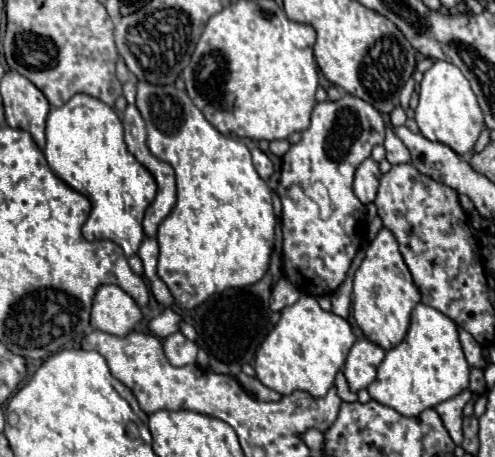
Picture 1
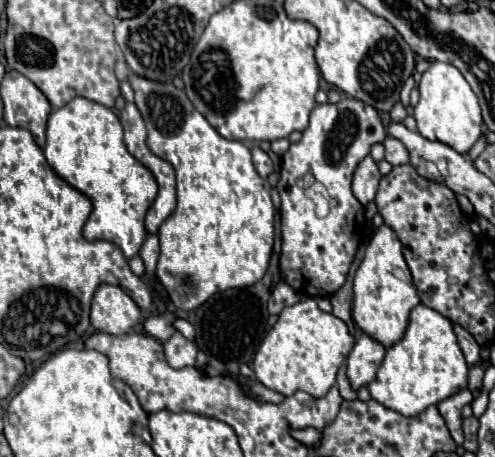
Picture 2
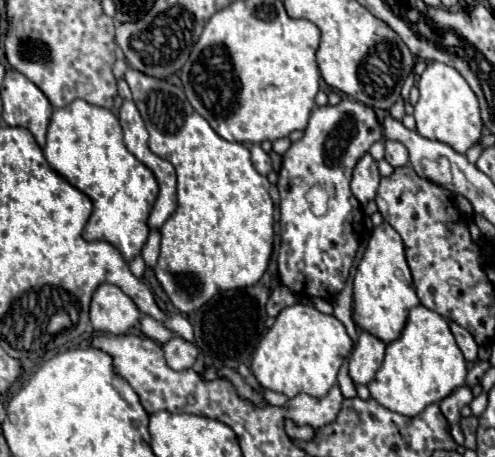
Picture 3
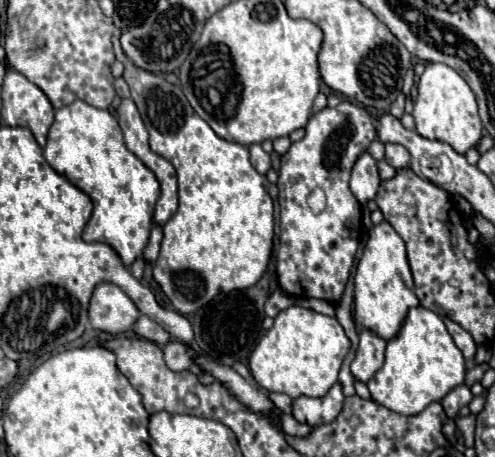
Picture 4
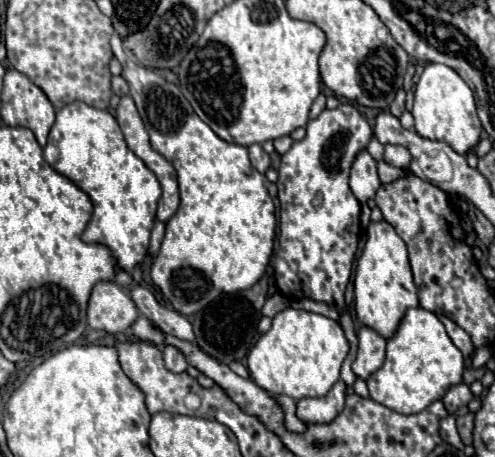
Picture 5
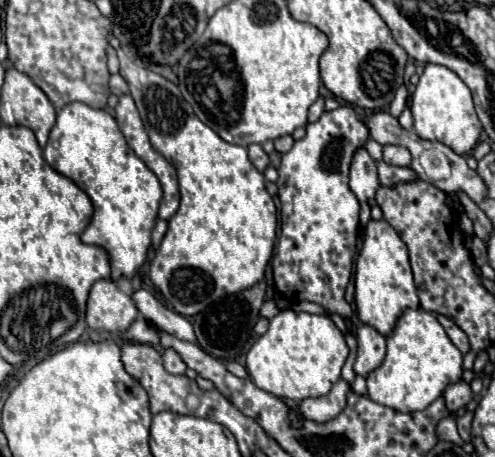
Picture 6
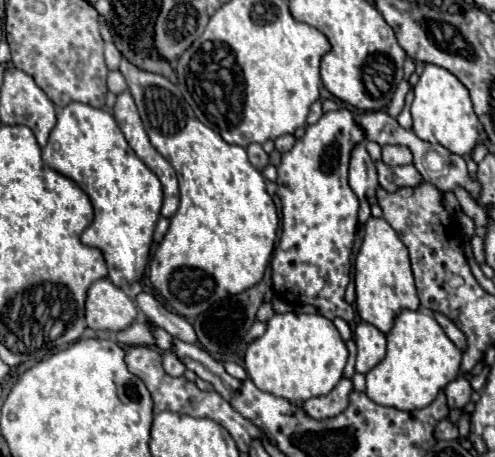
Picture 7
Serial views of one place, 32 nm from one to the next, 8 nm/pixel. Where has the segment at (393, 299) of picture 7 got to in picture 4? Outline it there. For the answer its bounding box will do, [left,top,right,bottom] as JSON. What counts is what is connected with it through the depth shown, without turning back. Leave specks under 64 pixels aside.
[354,222,418,340]

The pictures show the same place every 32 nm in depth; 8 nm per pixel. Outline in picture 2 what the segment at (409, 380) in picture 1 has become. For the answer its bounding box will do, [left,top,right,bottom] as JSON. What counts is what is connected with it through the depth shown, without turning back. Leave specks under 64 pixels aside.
[368,304,468,416]

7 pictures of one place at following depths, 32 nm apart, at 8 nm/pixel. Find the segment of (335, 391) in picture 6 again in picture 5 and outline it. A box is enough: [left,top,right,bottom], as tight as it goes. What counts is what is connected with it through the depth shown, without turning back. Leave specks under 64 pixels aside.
[296,380,346,424]

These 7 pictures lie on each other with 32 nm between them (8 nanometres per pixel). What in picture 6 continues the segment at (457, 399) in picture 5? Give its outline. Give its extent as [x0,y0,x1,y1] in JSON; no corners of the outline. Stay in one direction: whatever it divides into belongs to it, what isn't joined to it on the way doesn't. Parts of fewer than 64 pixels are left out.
[444,380,472,412]

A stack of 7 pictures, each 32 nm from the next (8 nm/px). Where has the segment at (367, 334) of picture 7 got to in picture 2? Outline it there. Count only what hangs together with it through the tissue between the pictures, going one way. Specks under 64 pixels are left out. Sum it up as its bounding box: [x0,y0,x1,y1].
[346,334,386,390]

